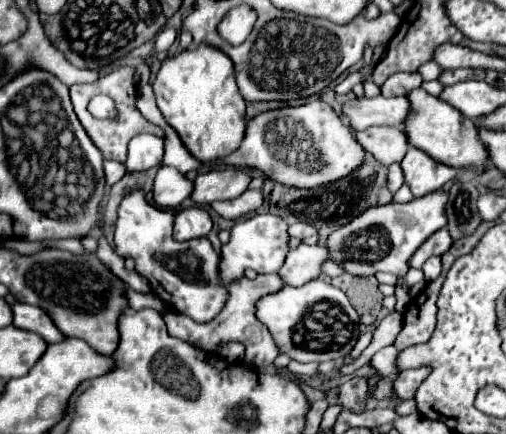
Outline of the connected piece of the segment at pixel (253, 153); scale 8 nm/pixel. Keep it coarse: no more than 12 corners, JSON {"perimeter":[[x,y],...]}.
{"perimeter":[[329,104],[255,116],[219,160],[285,186],[341,180],[365,150]]}

